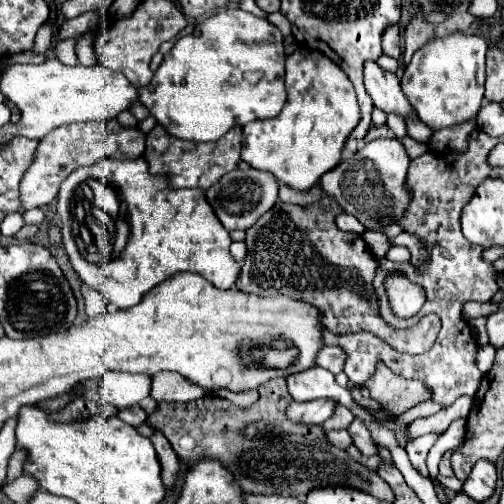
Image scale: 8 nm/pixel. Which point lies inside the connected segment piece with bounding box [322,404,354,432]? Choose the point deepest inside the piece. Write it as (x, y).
(341, 420)

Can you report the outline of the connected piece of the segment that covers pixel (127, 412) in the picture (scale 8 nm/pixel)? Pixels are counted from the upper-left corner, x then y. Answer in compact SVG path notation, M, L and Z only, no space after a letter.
M139 405L122 409L118 412L117 416L122 421L130 424L133 427L139 426L147 419L146 412L144 412L144 410Z

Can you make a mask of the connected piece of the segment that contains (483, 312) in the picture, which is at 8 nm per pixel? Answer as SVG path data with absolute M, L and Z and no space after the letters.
M469 301L464 304L463 311L468 319L471 321L481 316L487 316L498 310L498 305L491 302L481 303L476 301Z

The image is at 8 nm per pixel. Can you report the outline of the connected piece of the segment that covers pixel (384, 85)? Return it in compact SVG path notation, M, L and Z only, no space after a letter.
M366 62L364 84L366 84L366 92L374 100L374 106L380 108L382 112L386 112L386 114L394 112L402 118L408 118L414 114L410 102L402 94L402 88L400 88L396 74L384 72L374 62Z

